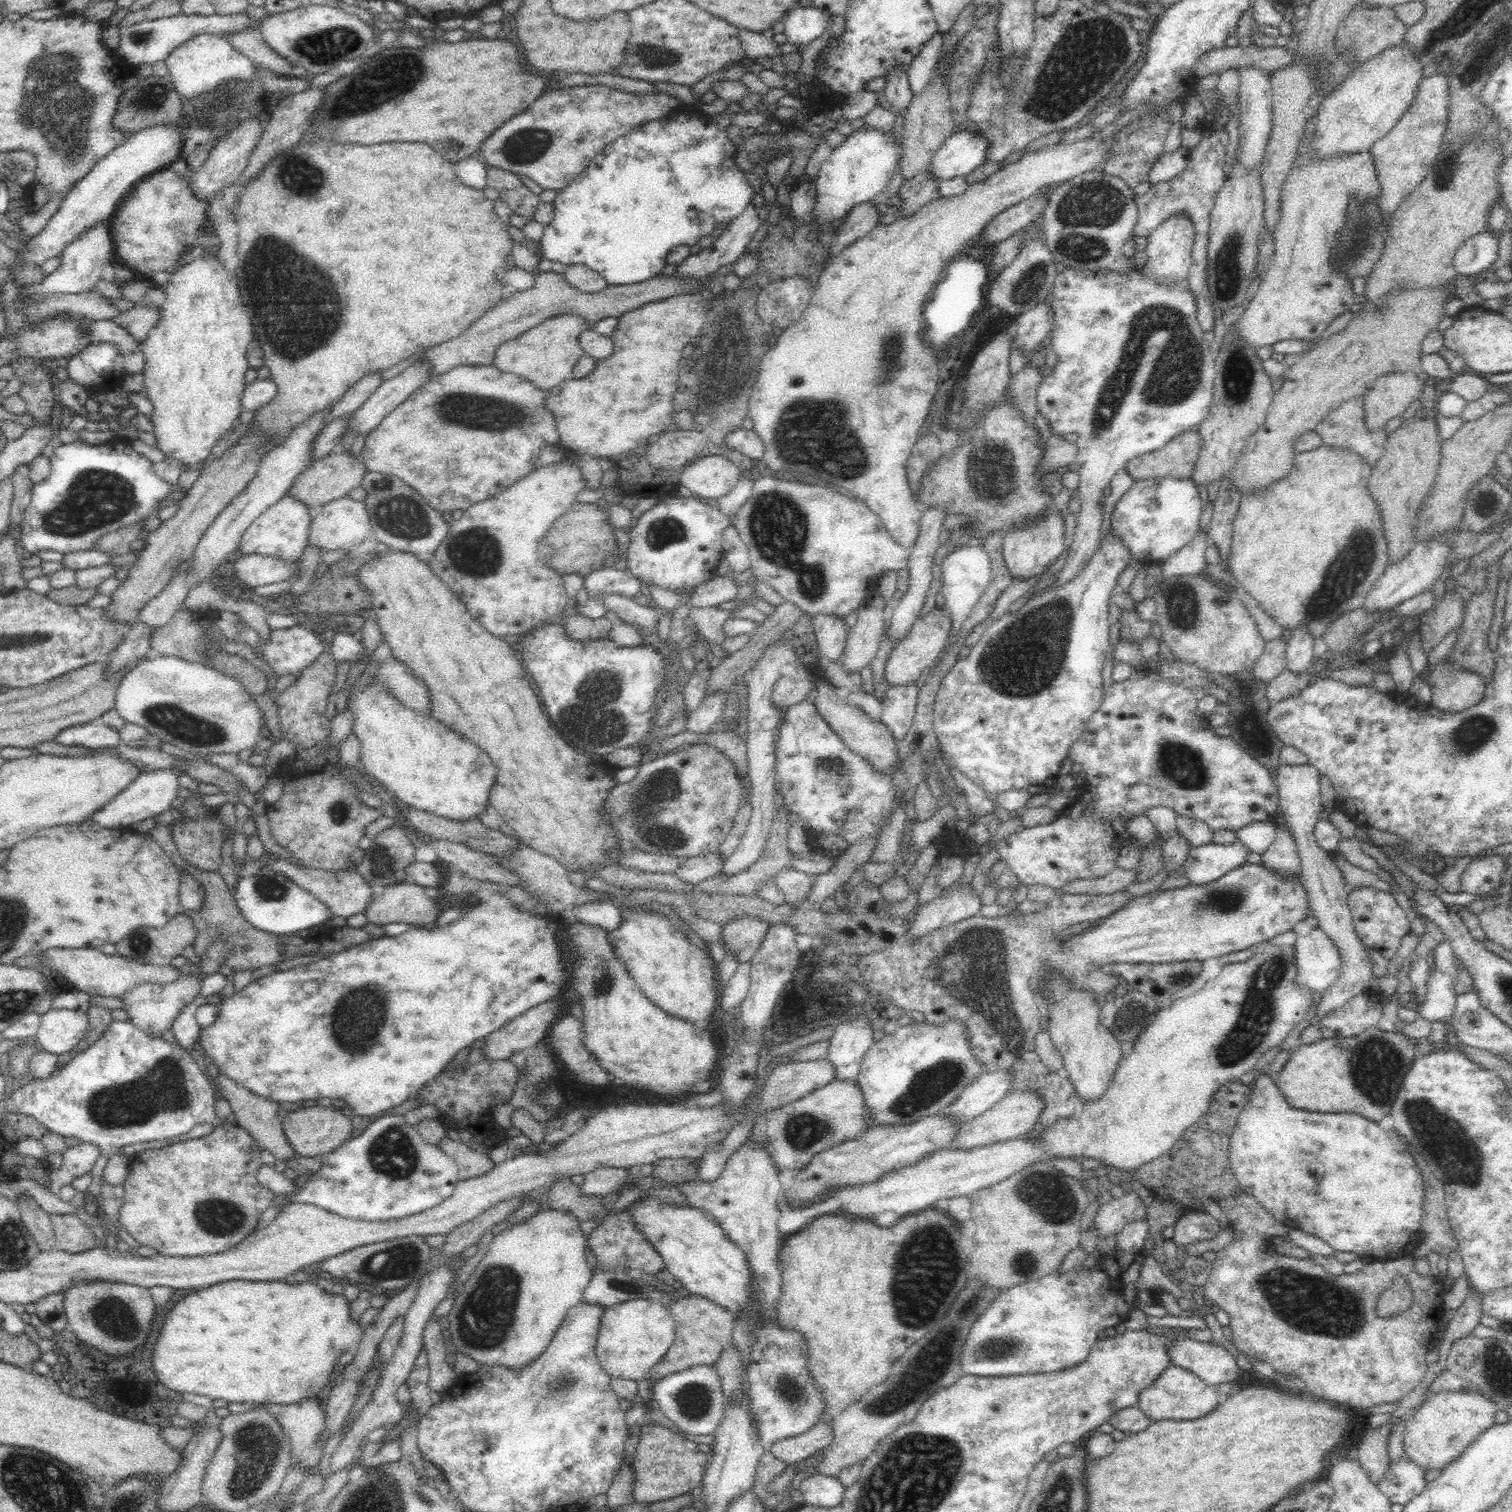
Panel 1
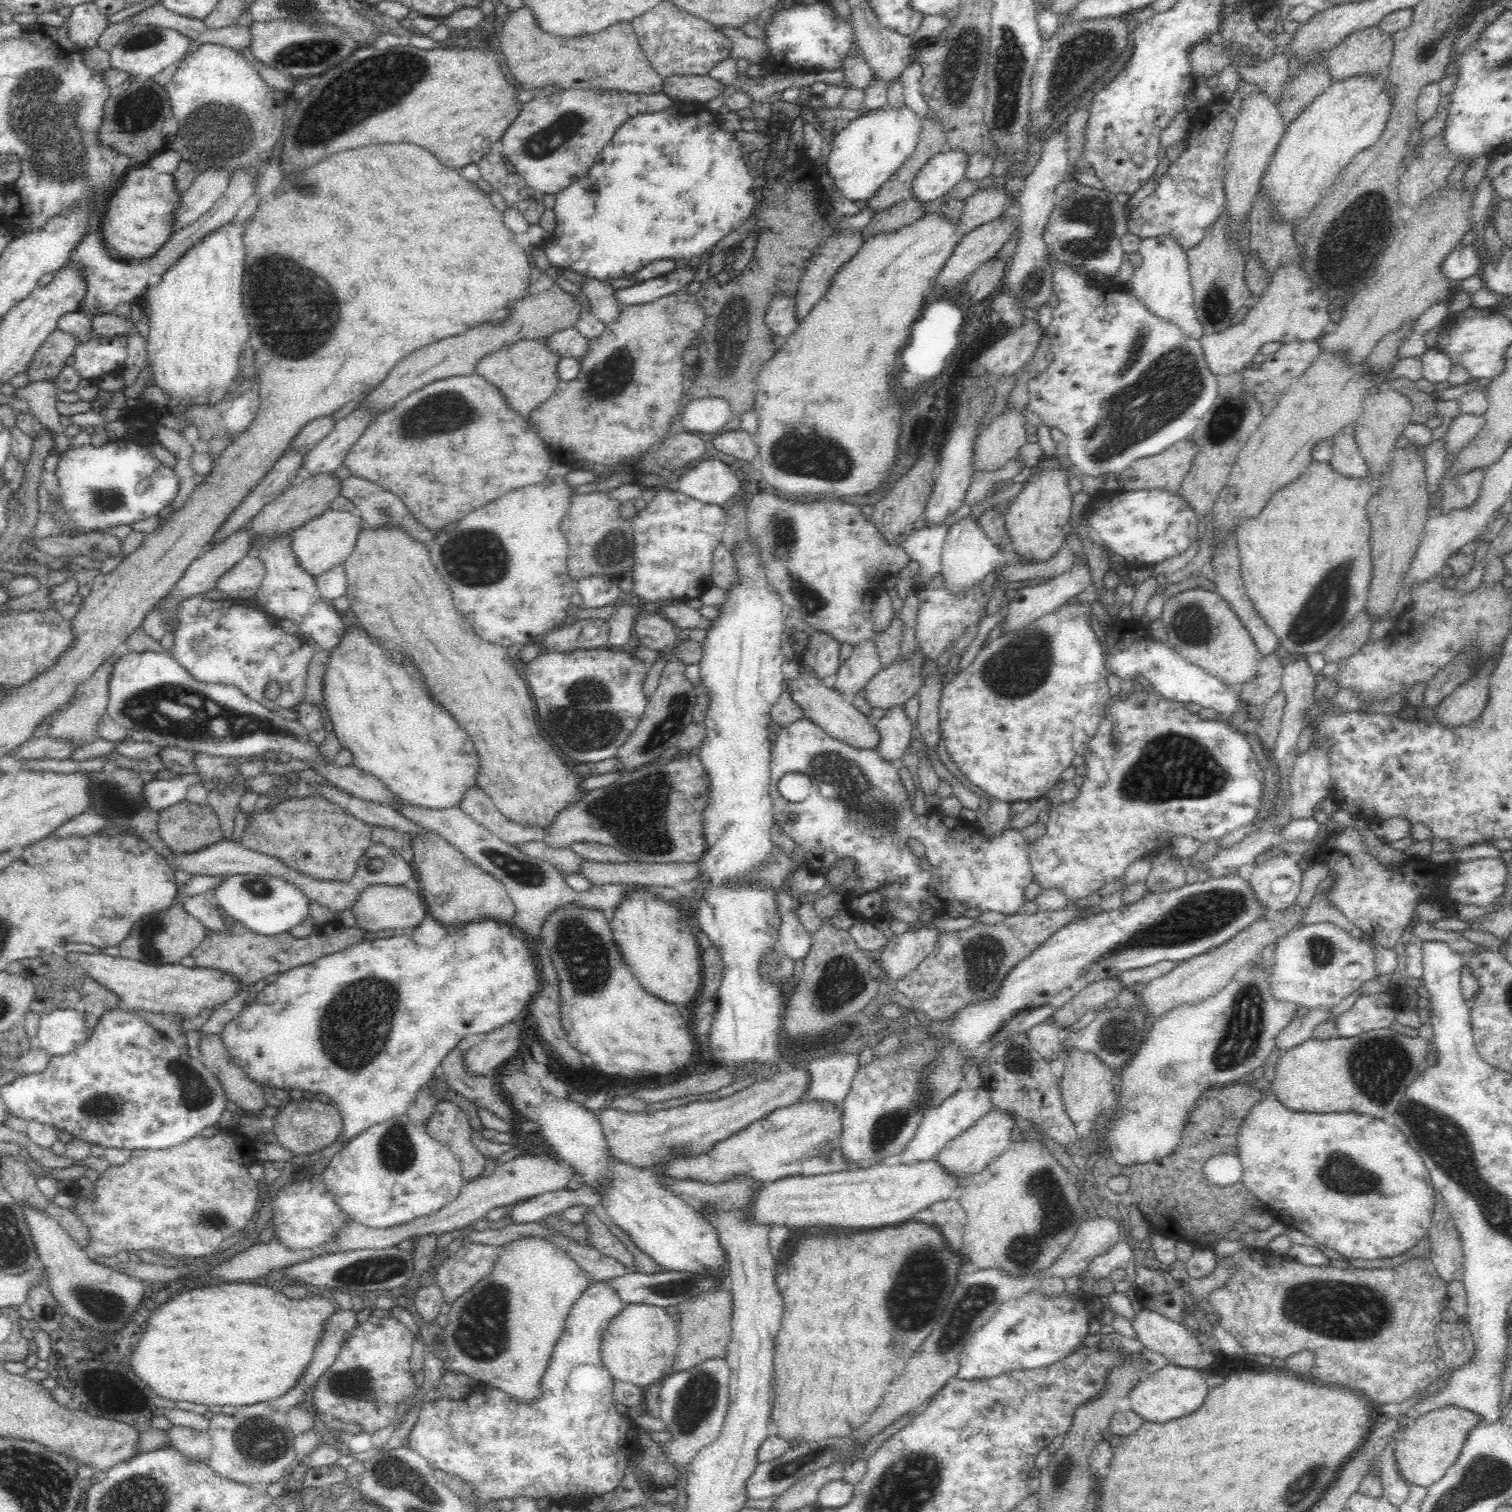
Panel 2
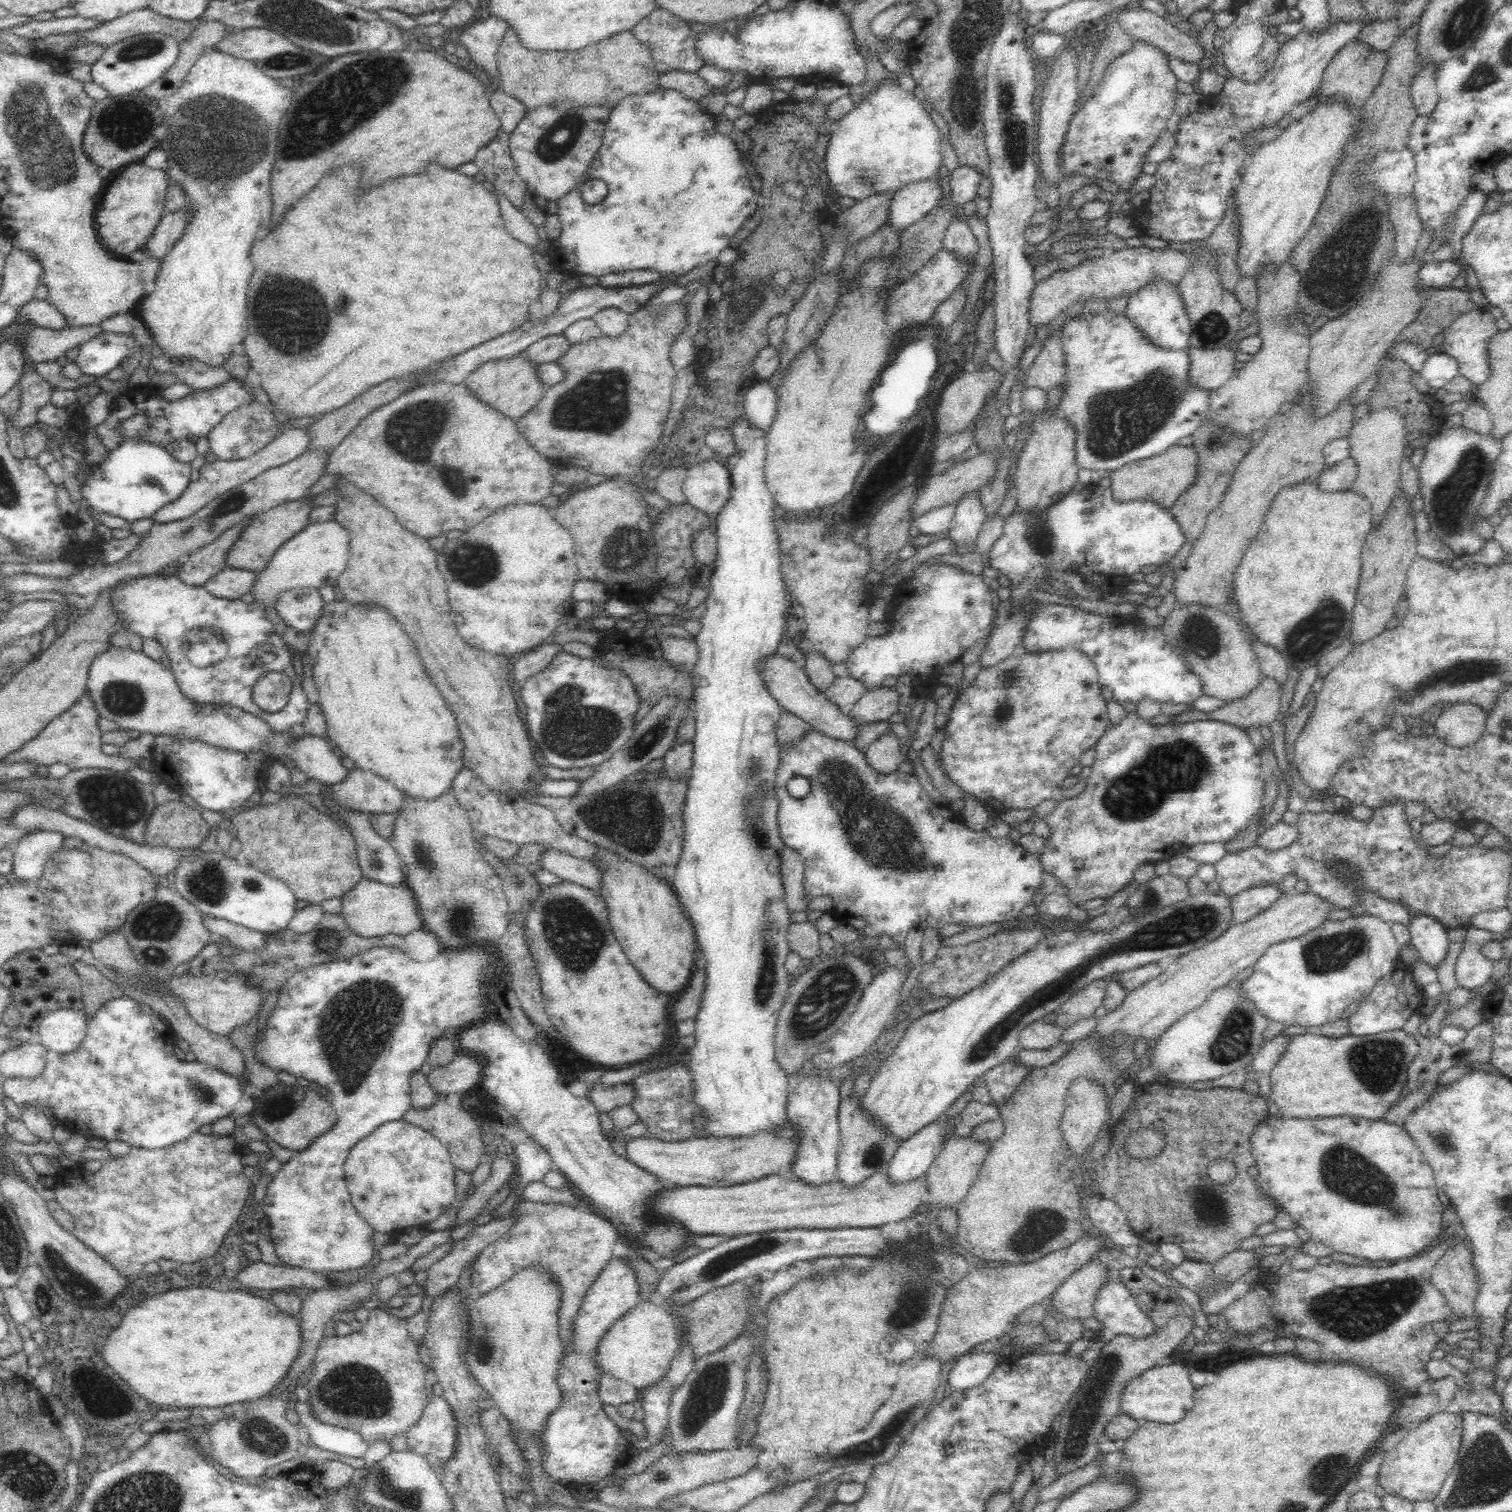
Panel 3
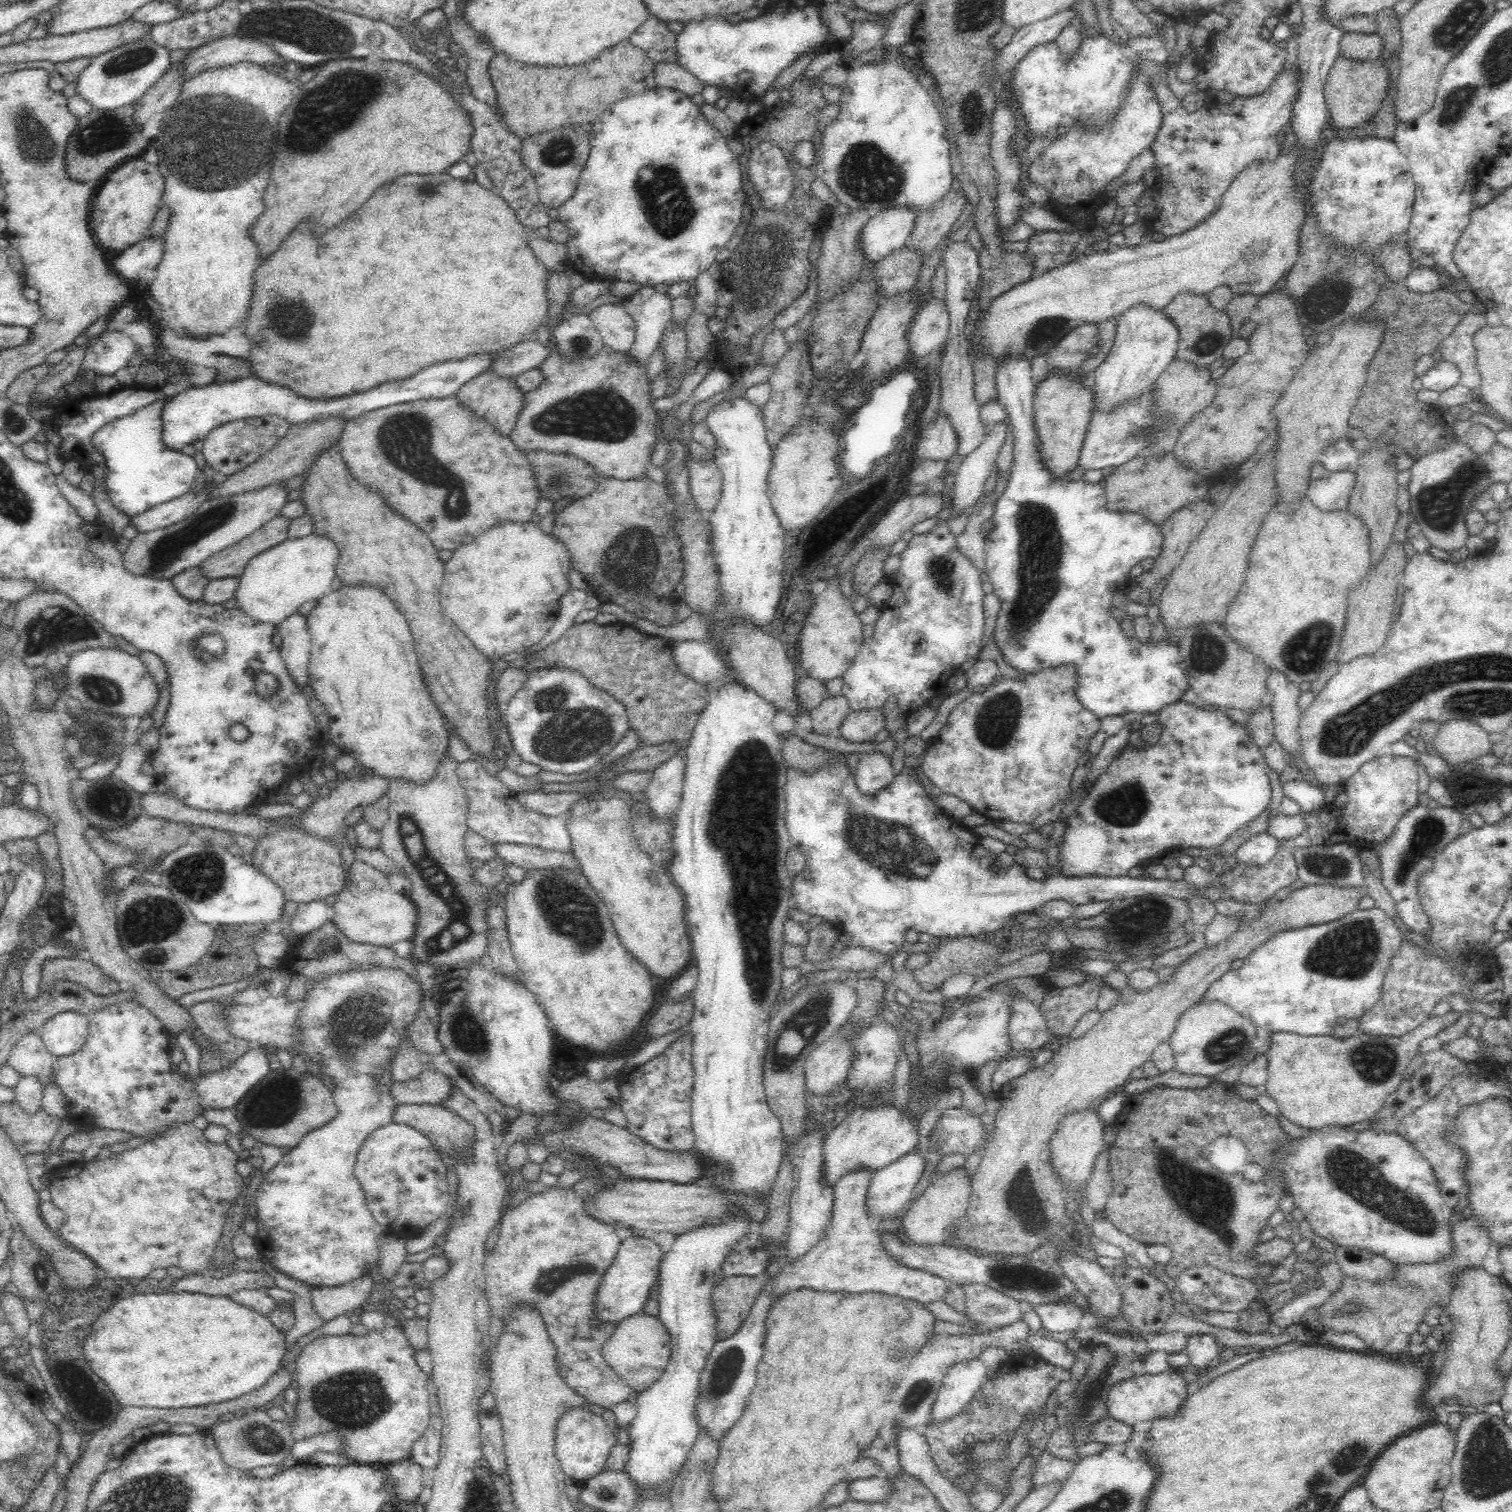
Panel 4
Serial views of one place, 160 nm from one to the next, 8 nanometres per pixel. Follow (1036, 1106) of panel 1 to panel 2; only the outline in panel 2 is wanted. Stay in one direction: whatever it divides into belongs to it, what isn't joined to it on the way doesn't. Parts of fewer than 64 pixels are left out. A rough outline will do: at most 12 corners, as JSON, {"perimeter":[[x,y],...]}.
{"perimeter":[[992,1109],[937,1152],[966,1178],[1012,1142],[1016,1114]]}

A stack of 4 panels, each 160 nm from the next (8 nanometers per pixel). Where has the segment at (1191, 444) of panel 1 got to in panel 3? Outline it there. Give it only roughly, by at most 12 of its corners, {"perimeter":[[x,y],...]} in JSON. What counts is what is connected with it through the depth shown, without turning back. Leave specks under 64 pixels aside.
{"perimeter":[[1176,444],[1107,475],[1114,500],[1169,509],[1194,484],[1196,449]]}

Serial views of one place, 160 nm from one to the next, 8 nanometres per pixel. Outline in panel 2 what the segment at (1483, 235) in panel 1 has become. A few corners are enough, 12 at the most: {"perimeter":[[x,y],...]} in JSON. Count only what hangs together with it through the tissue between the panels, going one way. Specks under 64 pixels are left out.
{"perimeter":[[1458,245],[1442,262],[1444,277],[1462,282],[1478,274],[1480,252]]}

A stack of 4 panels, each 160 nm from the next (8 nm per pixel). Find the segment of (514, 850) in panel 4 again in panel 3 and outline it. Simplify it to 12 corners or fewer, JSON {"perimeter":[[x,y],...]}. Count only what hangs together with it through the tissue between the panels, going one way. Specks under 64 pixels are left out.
{"perimeter":[[546,849],[534,867],[600,893],[596,861]]}

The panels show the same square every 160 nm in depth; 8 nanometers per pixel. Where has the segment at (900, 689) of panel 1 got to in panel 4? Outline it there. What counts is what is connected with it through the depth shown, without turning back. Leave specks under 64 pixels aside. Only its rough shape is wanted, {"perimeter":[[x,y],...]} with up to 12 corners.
{"perimeter":[[878,752],[860,759],[860,794],[874,796],[894,781],[891,758]]}

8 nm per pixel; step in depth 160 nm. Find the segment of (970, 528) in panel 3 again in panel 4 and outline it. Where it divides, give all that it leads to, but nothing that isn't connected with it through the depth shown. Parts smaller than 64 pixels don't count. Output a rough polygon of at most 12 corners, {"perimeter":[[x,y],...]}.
{"perimeter":[[996,423],[955,476],[951,515],[970,516],[1006,442]]}

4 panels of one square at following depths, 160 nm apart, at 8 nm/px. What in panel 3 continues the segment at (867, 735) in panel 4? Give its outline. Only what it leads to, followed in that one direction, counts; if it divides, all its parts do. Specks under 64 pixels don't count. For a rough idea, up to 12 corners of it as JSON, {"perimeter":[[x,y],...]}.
{"perimeter":[[895,686],[865,691],[849,715],[856,726],[898,712]]}

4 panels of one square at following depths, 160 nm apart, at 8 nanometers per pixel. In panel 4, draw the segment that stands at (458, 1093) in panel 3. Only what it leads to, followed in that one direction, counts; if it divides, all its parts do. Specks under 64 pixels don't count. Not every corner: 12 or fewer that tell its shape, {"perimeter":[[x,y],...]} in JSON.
{"perimeter":[[428,1067],[414,1078],[394,1081],[398,1105],[439,1105],[452,1079]]}

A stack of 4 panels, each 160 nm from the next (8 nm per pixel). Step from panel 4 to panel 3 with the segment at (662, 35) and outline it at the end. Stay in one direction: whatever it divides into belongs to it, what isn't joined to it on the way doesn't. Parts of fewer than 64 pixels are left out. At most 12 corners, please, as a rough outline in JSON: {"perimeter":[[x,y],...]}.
{"perimeter":[[655,8],[631,31],[660,73],[704,66],[696,34]]}

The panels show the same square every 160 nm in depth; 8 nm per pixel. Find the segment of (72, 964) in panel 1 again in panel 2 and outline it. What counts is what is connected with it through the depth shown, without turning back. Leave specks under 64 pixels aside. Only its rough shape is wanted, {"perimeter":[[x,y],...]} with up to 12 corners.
{"perimeter":[[73,950],[66,960],[120,1009],[192,1020],[234,998],[216,969],[160,966]]}

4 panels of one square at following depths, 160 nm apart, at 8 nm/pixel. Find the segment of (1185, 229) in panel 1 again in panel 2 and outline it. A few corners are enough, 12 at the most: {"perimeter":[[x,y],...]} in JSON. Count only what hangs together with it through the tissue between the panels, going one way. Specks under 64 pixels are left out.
{"perimeter":[[1175,238],[1141,239],[1130,292],[1186,337],[1204,333],[1188,257]]}

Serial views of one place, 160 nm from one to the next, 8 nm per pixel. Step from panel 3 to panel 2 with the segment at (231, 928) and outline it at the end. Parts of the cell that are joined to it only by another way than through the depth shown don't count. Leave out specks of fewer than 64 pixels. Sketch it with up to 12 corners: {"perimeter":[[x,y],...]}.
{"perimeter":[[209,894],[180,895],[184,909],[207,929],[224,932],[226,921]]}

